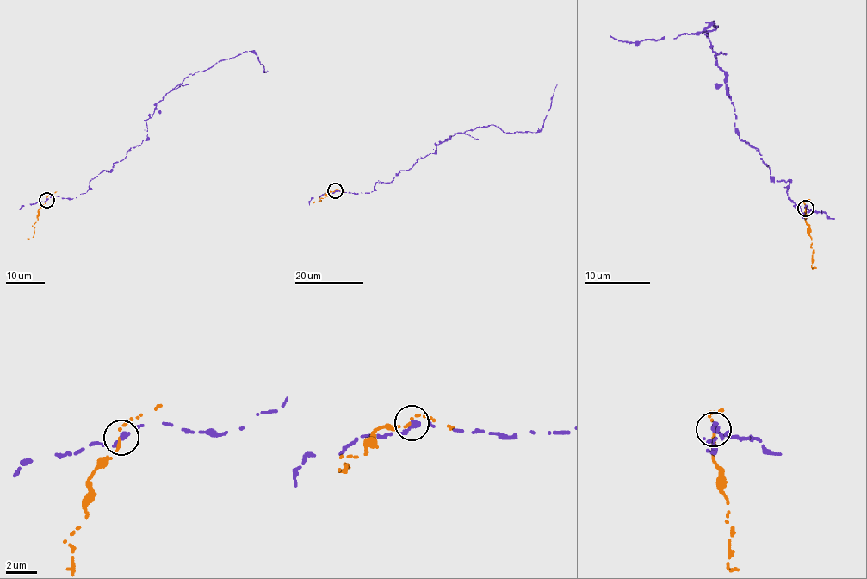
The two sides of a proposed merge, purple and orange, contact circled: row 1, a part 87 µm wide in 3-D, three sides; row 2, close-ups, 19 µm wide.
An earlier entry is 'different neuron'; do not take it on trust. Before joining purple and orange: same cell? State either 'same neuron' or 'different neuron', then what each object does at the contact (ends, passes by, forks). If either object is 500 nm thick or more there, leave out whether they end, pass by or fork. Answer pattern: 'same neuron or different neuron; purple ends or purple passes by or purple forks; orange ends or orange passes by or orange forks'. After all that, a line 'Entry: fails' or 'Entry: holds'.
different neuron; purple ends; orange ends
Entry: holds

